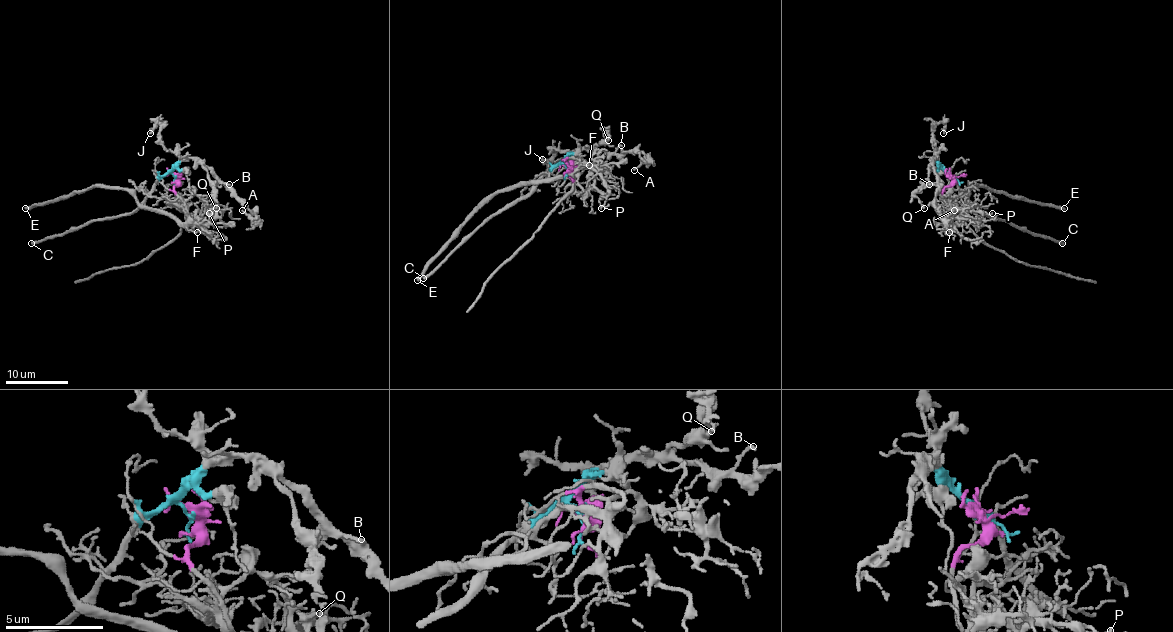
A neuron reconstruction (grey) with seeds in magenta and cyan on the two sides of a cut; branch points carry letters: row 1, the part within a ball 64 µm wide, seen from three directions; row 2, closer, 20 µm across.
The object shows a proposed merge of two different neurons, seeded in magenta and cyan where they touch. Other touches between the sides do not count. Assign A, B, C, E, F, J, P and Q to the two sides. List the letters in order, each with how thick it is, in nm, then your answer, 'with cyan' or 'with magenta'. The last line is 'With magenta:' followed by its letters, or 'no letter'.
A: calibre 150 nm; with cyan
B: calibre 180 nm; with cyan
C: calibre 280 nm; with cyan
E: calibre 340 nm; with magenta
F: calibre 100 nm; with magenta
J: calibre 240 nm; with cyan
P: calibre 80 nm; with magenta
Q: calibre 150 nm; with cyan
With magenta: E, F, P

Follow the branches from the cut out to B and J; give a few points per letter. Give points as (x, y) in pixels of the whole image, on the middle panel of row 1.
B: (568, 165), (564, 160), (573, 152), (590, 149), (612, 152), (621, 144)
J: (568, 165), (564, 160), (570, 154), (554, 149), (551, 149), (553, 154), (548, 160), (542, 160)

